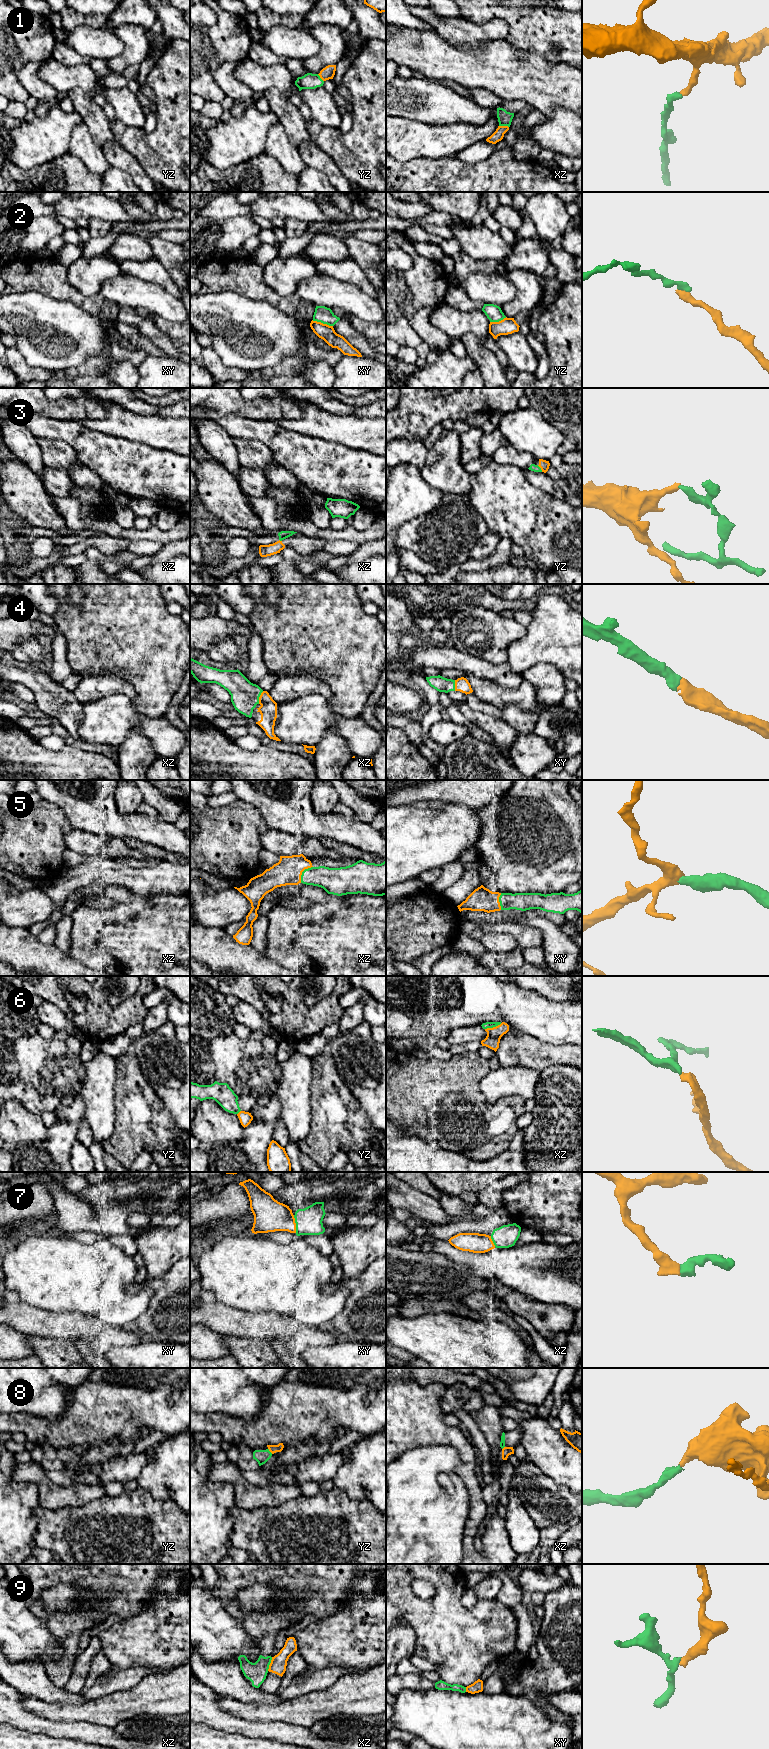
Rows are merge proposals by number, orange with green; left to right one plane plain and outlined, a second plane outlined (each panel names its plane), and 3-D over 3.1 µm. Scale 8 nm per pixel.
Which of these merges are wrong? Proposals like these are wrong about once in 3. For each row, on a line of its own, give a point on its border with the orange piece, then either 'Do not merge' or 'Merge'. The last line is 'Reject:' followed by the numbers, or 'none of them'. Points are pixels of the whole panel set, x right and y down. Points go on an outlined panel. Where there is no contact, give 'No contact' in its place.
1: Touches orange at xz (504, 126). Merge
2: Touches orange at xy (322, 323). Do not merge
3: Touches orange at yz (540, 467). Merge
4: Touches orange at xz (259, 697). Merge
5: Touches orange at xz (302, 871). Merge
6: Touches orange at xz (493, 1027). Merge
7: Touches orange at xy (295, 1224). Merge
8: Touches orange at yz (270, 1451). Merge
9: Touches orange at xz (270, 1664). Do not merge
Reject: 2, 9

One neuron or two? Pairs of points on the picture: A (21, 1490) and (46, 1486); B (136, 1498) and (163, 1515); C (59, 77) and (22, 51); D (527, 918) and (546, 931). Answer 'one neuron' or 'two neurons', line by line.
A: two neurons
B: one neuron
C: two neurons
D: one neuron

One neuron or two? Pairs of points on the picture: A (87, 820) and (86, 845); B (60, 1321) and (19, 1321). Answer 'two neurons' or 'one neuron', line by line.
A: two neurons
B: one neuron

